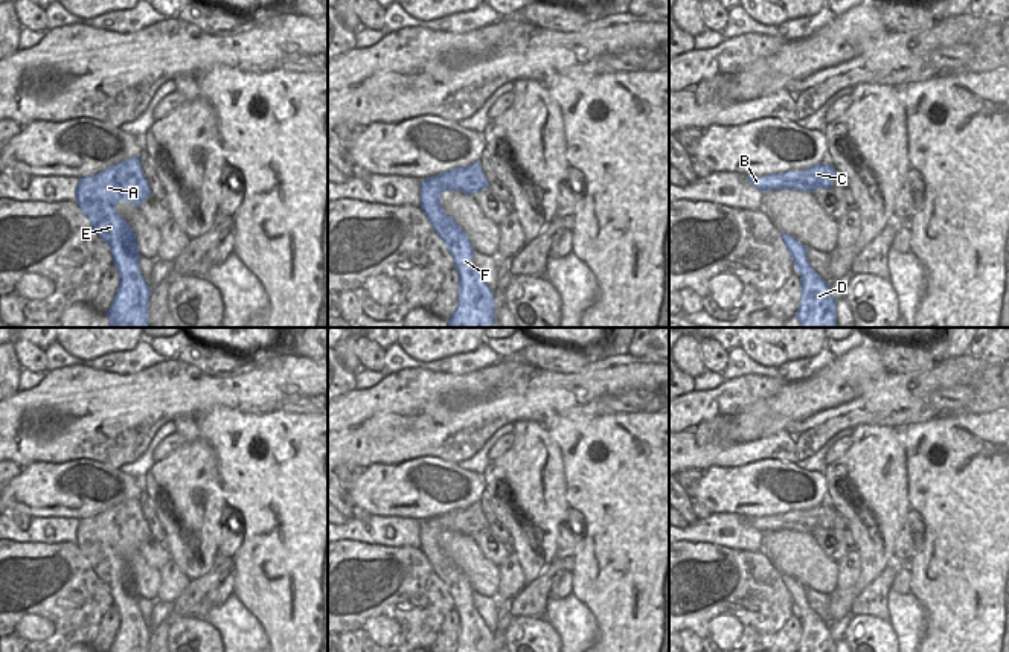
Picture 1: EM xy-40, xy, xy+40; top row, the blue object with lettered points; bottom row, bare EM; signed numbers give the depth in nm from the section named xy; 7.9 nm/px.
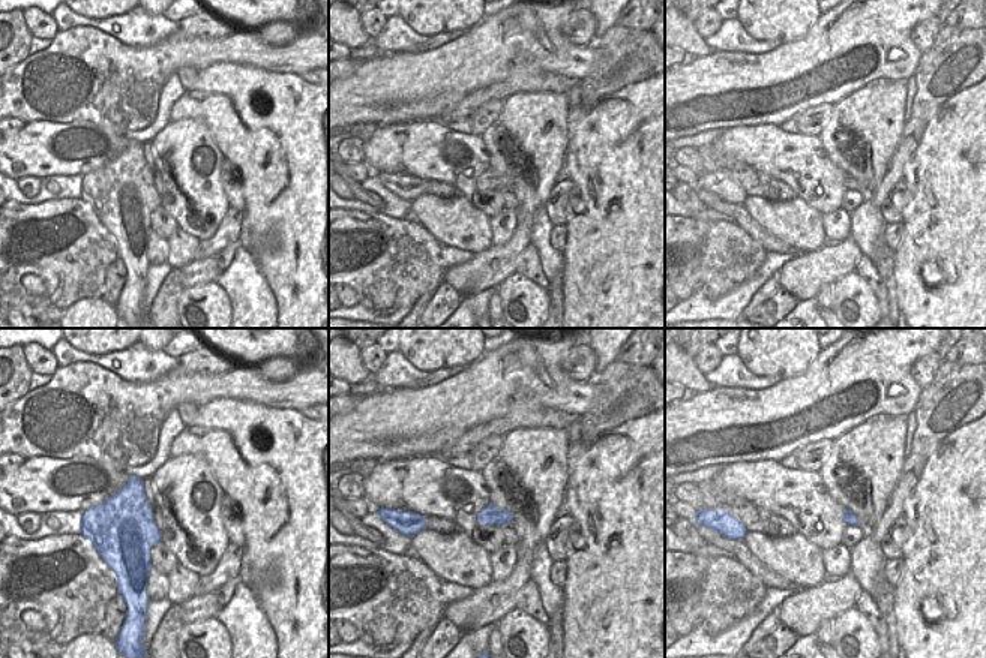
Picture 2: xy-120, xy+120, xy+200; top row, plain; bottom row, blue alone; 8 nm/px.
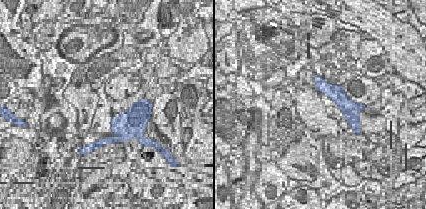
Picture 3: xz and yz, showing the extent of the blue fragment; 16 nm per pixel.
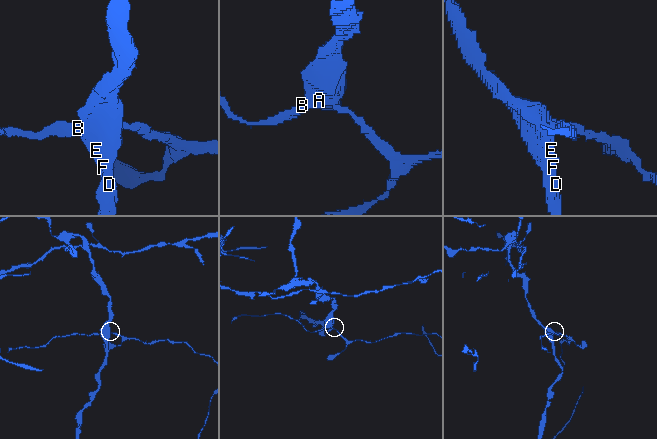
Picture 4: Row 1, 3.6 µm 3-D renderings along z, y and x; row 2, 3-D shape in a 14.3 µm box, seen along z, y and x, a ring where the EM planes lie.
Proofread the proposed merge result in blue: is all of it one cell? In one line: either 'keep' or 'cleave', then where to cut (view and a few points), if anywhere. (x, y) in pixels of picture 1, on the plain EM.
cleave | xy (436, 517), (445, 529), (451, 530)

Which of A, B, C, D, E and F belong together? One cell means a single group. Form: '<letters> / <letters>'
A D E F / B C

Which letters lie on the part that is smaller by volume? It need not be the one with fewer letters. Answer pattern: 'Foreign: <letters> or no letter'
Foreign: B, C

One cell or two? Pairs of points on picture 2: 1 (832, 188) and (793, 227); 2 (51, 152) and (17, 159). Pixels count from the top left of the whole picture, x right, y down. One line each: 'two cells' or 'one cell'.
1: two cells
2: one cell

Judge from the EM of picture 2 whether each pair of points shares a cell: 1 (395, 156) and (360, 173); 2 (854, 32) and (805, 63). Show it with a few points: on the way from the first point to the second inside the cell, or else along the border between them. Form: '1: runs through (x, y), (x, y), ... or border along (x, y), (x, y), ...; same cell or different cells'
1: border along (363, 161), (372, 173); different cells
2: runs through (842, 44), (827, 59), (817, 63); same cell

